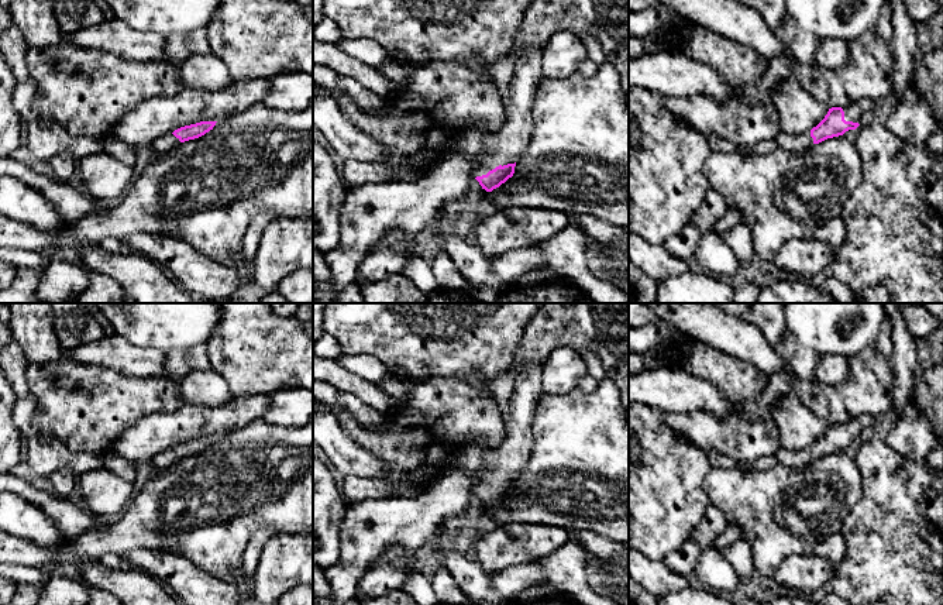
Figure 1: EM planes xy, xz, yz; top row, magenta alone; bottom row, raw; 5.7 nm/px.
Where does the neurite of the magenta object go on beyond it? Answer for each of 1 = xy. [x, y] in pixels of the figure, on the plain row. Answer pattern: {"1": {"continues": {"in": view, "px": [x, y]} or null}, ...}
{"1": {"continues": {"in": "xy", "px": [167, 459]}}}

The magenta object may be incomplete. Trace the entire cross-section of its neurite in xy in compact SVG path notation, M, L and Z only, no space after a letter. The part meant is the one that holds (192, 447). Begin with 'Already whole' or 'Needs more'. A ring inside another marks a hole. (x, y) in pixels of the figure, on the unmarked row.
Needs more. M200 437L196 440L185 441L175 446L172 450L155 456L151 460L154 471L166 470L185 457L195 456L204 451L206 448L213 446L216 439L217 437Z

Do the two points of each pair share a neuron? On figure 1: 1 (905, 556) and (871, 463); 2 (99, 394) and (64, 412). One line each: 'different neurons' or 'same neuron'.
1: same neuron
2: same neuron

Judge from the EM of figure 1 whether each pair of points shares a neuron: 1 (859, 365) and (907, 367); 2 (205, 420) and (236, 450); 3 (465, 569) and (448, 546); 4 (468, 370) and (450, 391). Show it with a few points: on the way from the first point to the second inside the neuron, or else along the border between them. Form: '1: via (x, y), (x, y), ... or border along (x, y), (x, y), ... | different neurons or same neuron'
1: border along (890, 334), (892, 344), (892, 401) | different neurons
2: border along (250, 422), (217, 437) | different neurons
3: via (460, 563), (451, 552) | same neuron
4: border along (429, 377), (458, 375), (488, 381) | different neurons

